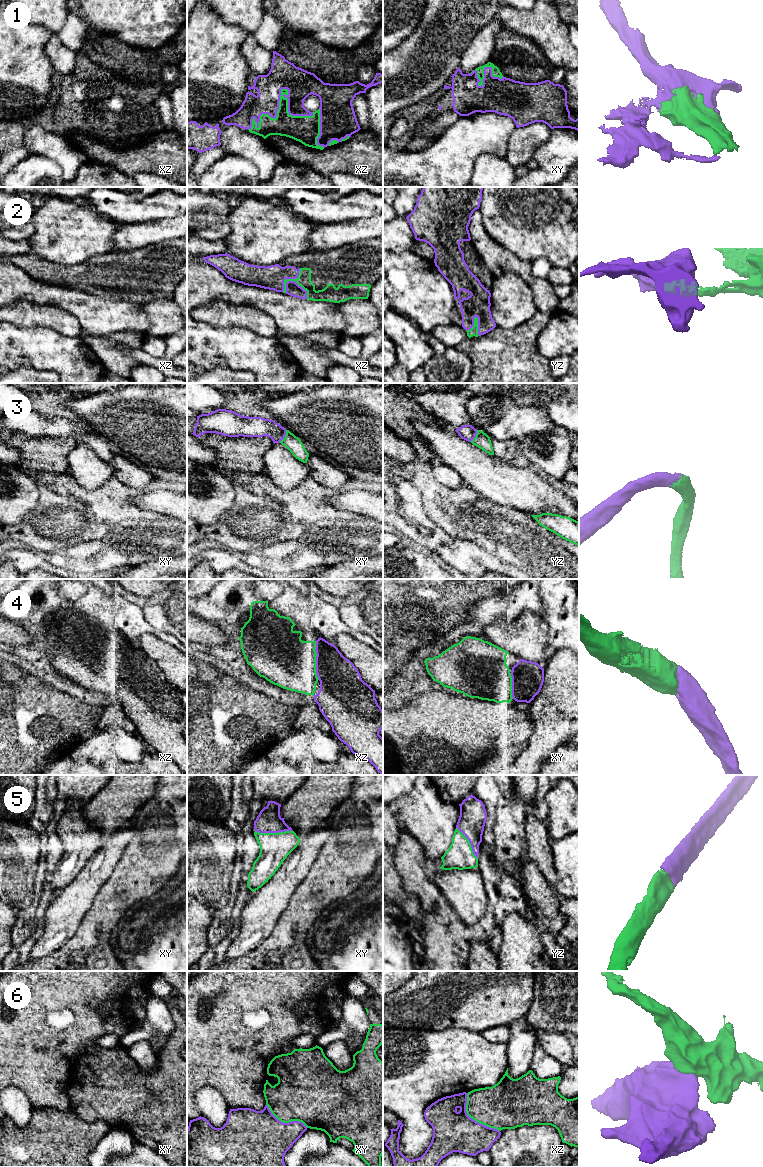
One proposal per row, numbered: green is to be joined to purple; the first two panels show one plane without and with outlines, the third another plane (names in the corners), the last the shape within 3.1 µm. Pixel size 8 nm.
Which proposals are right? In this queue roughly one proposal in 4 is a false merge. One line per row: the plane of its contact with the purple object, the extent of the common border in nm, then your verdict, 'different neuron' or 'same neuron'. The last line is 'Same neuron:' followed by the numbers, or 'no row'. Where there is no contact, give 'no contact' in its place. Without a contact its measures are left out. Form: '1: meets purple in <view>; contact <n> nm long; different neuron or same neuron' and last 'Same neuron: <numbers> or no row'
1: meets purple in xz; contact 550 nm long; same neuron
2: meets purple in xz; contact 260 nm long; same neuron
3: meets purple in xy; contact 120 nm long; same neuron
4: meets purple in xz; contact 320 nm long; same neuron
5: meets purple in xy; contact 300 nm long; same neuron
6: meets purple in xz; contact 400 nm long; different neuron
Same neuron: 1, 2, 3, 4, 5

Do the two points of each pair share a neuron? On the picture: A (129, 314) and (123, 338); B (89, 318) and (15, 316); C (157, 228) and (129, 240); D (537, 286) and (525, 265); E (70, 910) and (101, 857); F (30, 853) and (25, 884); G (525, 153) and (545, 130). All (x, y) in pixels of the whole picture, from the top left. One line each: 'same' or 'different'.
A: different
B: different
C: same
D: same
E: same
F: same
G: same

